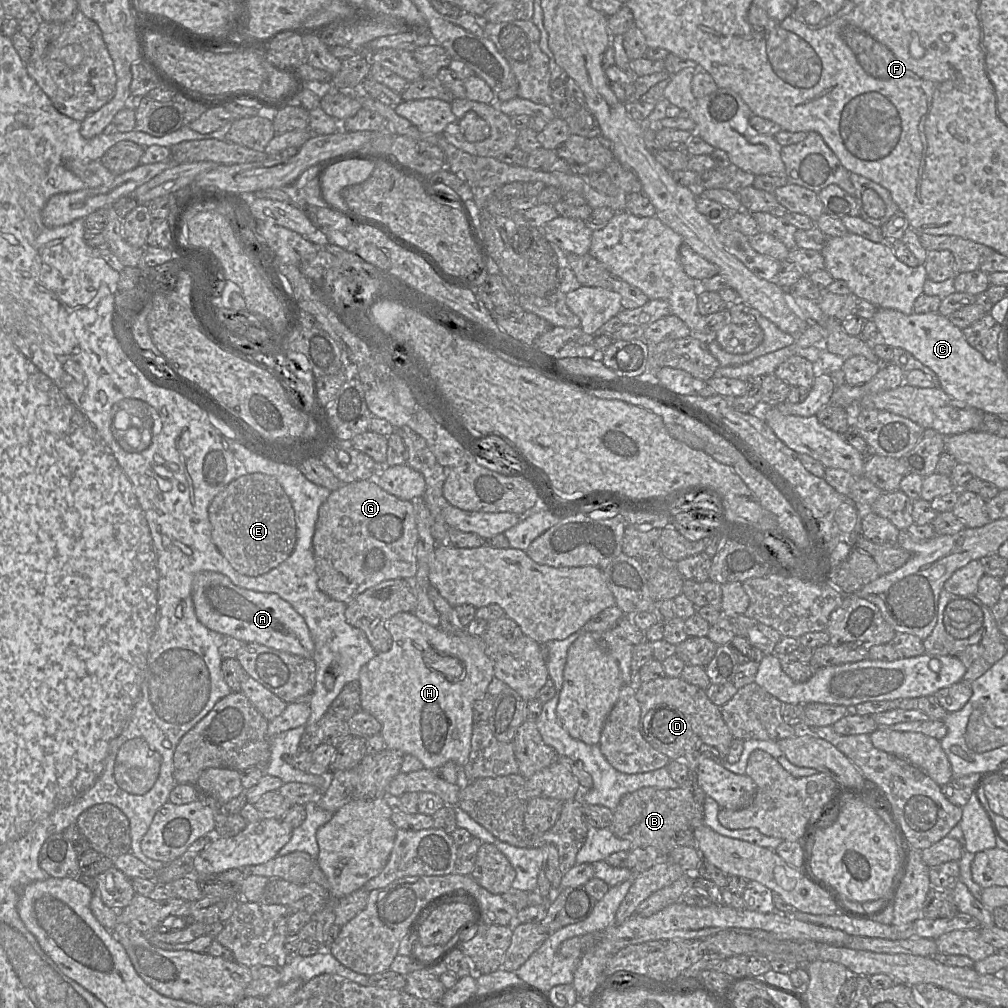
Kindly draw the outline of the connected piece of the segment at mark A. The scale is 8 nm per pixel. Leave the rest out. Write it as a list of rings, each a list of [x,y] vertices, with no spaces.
[[[202,571],[194,577],[192,599],[196,617],[210,630],[245,643],[258,643],[301,657],[313,657],[315,646],[305,620],[275,593],[241,588],[221,573]]]

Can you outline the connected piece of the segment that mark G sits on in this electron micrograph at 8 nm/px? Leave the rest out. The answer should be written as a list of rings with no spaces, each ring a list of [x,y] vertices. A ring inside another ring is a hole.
[[[370,480],[342,484],[330,493],[319,508],[312,540],[318,588],[331,599],[348,605],[365,590],[383,581],[411,581],[417,574],[417,541],[418,531],[412,501],[400,499]]]

